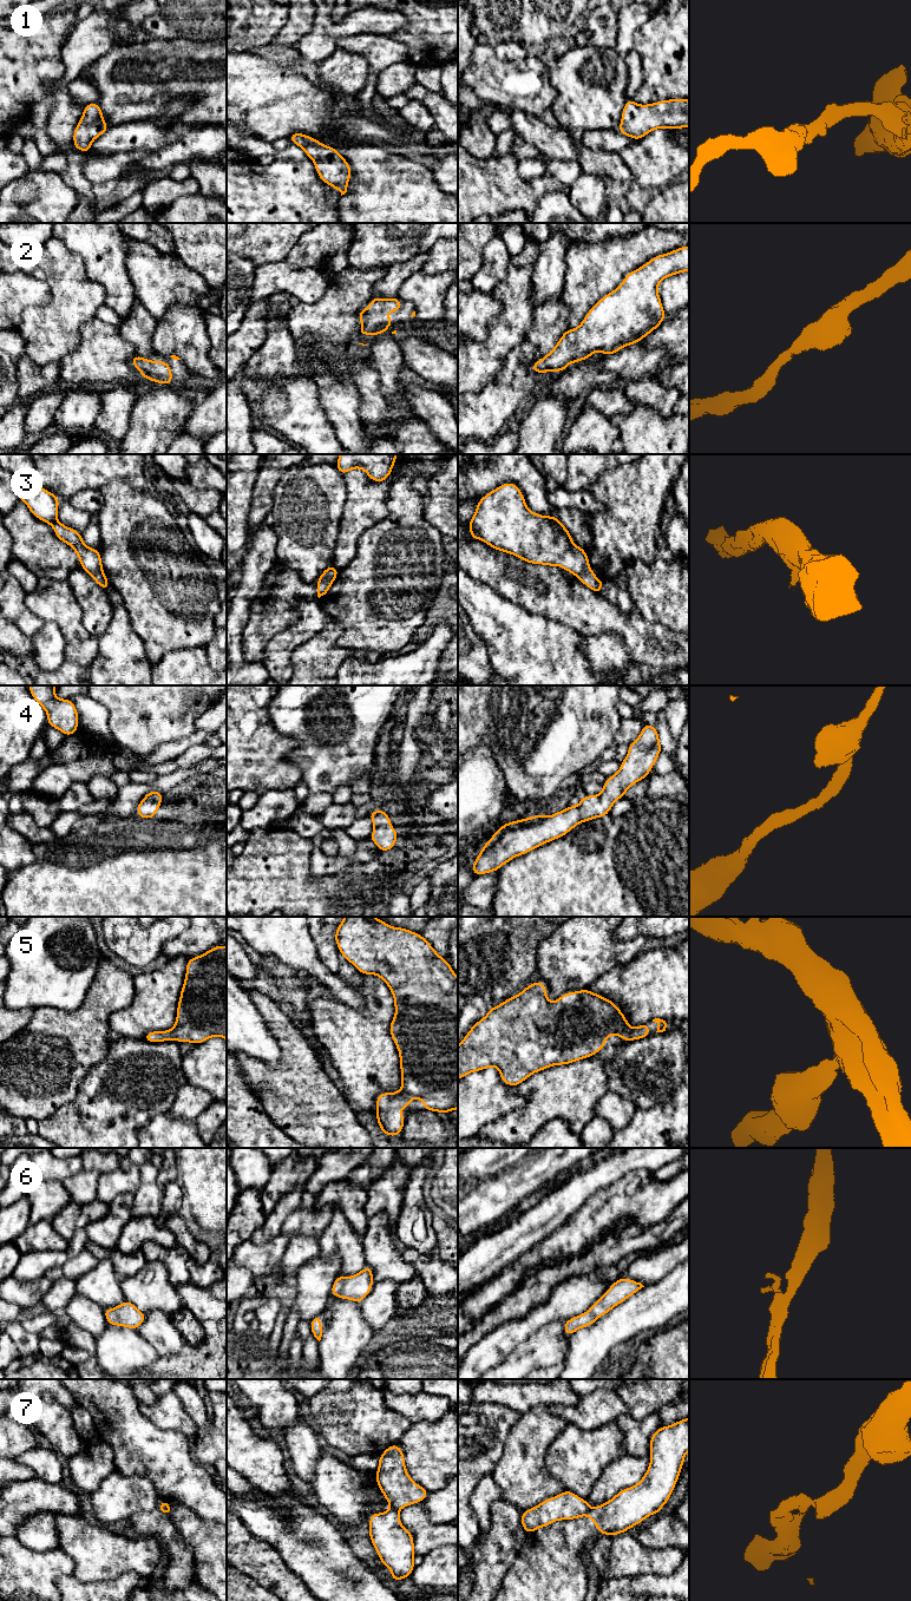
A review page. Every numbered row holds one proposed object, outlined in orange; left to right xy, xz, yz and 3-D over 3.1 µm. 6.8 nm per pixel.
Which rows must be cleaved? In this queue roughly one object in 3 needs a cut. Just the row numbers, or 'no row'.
3, 7

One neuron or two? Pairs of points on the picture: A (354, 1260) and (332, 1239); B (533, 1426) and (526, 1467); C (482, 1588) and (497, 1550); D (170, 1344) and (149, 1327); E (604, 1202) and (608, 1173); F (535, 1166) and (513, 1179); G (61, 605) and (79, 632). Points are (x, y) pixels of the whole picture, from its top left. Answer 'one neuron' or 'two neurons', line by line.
A: one neuron
B: one neuron
C: one neuron
D: one neuron
E: two neurons
F: one neuron
G: one neuron

